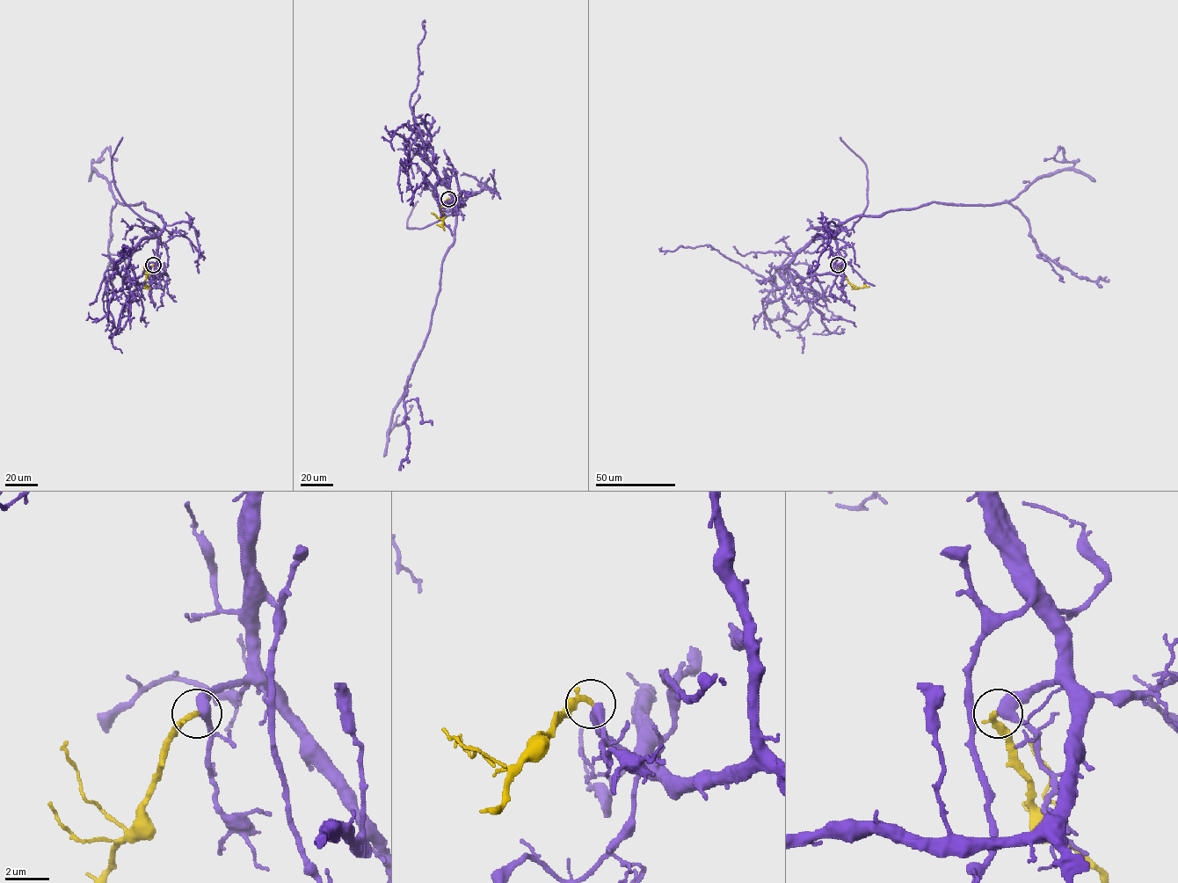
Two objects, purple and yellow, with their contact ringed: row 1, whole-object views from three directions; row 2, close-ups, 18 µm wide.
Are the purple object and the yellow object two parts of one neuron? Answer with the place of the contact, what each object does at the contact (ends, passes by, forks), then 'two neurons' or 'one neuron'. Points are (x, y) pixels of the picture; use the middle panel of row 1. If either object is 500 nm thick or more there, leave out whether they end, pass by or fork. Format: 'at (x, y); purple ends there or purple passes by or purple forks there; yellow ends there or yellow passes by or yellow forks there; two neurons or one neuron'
at (448, 199); purple passes by; yellow ends there; one neuron

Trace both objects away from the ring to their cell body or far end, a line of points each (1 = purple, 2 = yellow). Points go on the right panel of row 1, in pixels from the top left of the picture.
1: (838, 265), (837, 226), (857, 215), (933, 202), (1008, 202), (1026, 218), (1042, 253), (1079, 277), (1108, 281)
2: (838, 265), (851, 284), (865, 287), (863, 282)

